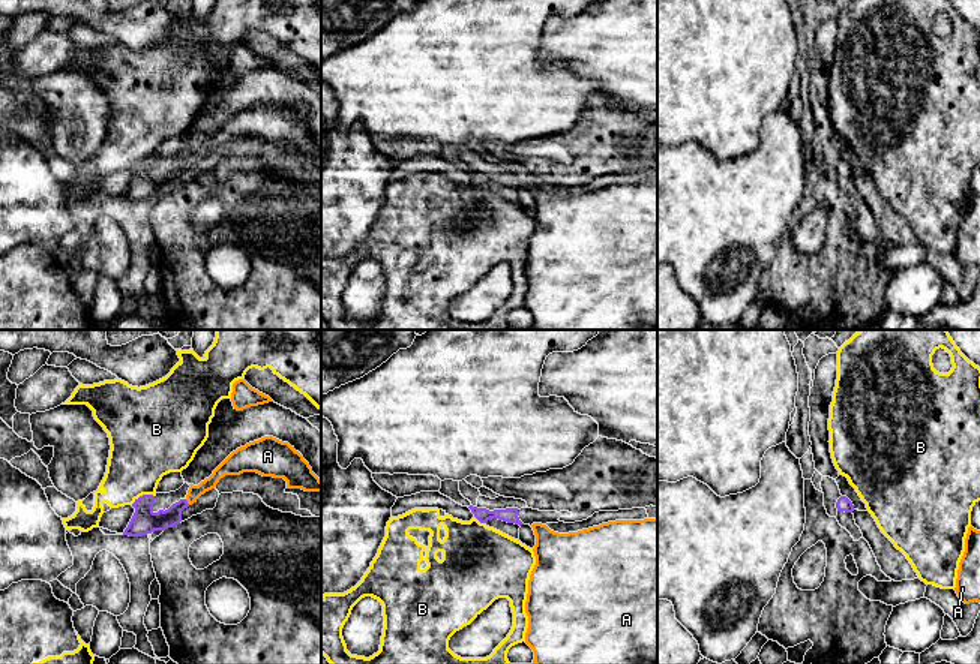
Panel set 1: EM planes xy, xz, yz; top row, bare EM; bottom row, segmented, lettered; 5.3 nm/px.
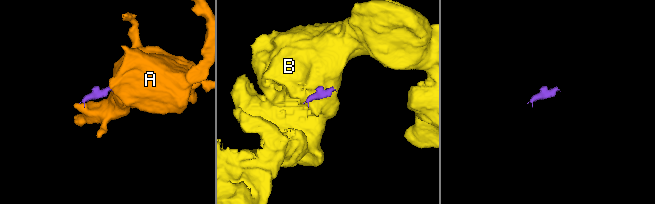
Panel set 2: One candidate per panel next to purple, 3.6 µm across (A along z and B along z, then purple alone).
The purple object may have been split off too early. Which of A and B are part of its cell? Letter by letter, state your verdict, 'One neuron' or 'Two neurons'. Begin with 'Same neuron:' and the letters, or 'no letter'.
Same neuron: A
A: One neuron
B: Two neurons

